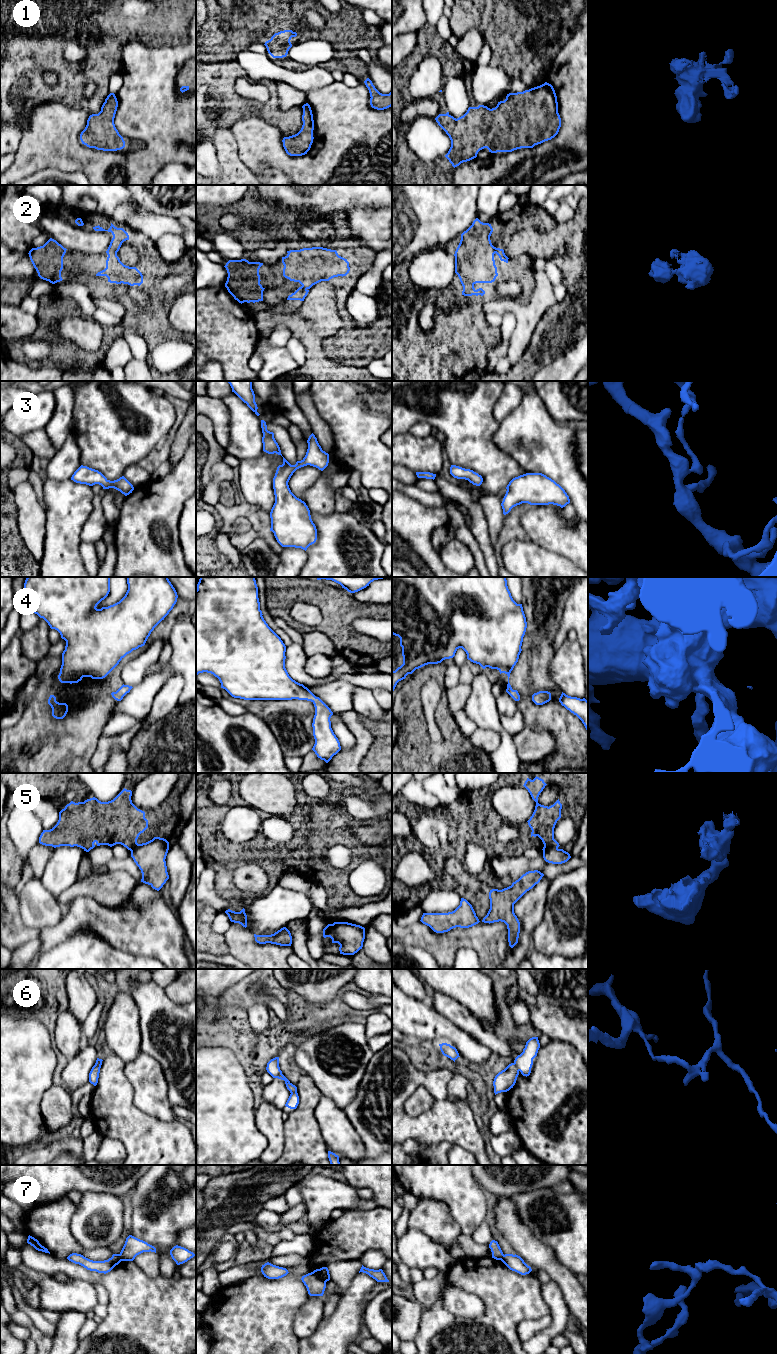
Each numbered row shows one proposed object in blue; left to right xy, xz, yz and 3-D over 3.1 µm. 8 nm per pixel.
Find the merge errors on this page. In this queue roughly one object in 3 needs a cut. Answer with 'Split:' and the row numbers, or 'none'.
Split: 5, 6, 7

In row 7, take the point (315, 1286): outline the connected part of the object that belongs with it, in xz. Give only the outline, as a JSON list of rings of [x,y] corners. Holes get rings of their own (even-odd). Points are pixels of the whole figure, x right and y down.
[[[313,1272],[302,1276],[301,1280],[306,1286],[310,1296],[323,1296],[326,1288],[326,1281],[320,1279]]]

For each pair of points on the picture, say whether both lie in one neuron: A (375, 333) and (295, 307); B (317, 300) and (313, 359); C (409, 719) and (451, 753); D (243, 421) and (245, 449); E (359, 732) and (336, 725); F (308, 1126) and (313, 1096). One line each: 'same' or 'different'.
A: same
B: same
C: same
D: same
E: different
F: same

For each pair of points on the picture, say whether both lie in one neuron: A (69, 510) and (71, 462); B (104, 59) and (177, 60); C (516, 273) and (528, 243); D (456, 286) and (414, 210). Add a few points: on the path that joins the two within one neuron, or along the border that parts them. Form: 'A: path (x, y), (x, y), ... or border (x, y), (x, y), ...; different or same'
A: border (48, 478), (58, 481), (70, 479); different
B: border (134, 39), (122, 46), (121, 70), (119, 72); different
C: border (502, 244), (508, 257), (527, 254), (531, 258); different
D: border (462, 232), (443, 246); different

